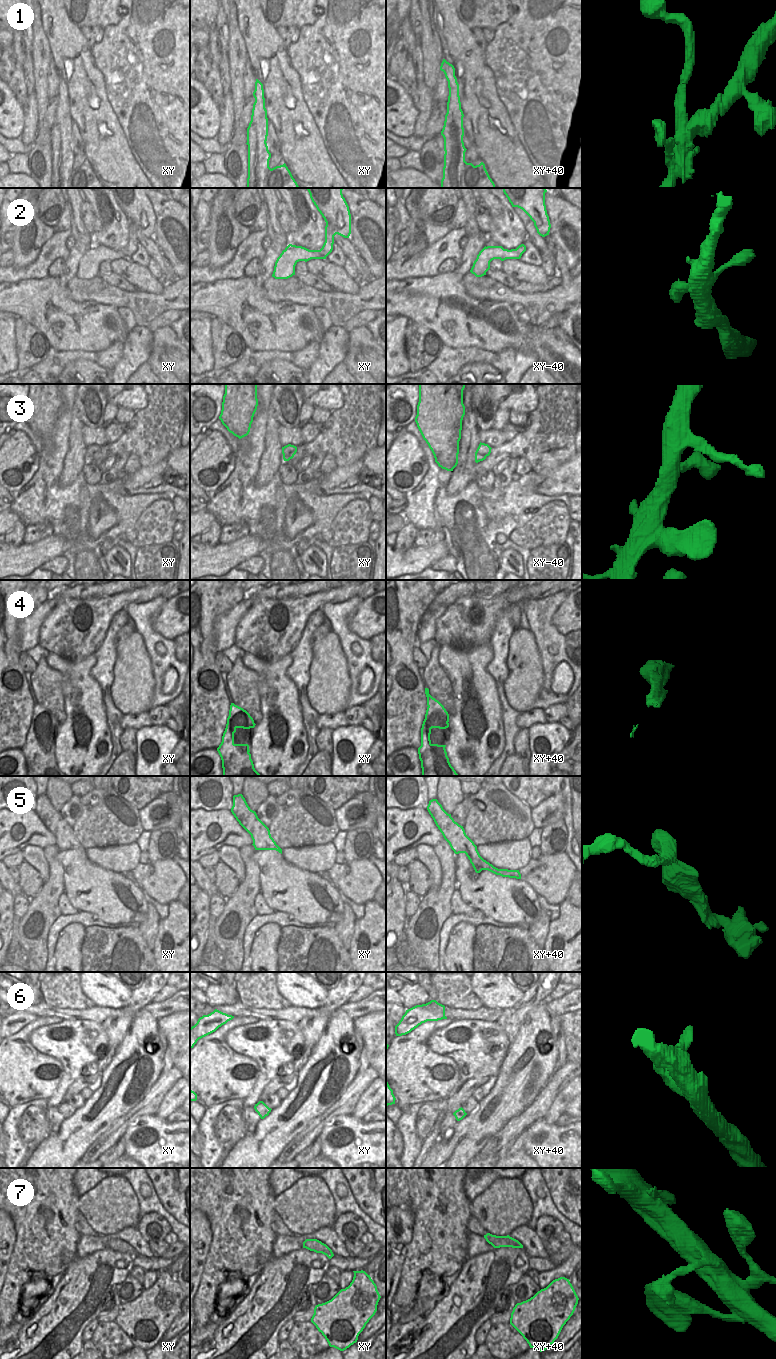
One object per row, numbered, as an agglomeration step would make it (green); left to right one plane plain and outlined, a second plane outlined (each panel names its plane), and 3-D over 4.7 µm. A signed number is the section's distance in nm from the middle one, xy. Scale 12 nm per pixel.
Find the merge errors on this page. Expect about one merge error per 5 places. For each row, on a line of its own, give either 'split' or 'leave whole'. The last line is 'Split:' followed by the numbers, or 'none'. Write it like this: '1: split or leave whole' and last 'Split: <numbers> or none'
1: split
2: leave whole
3: leave whole
4: split
5: leave whole
6: leave whole
7: leave whole
Split: 1, 4

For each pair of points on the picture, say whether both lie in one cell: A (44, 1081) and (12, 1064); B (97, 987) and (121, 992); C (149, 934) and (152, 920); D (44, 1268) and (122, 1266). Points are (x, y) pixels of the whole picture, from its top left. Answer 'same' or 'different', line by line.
A: same
B: same
C: same
D: different

